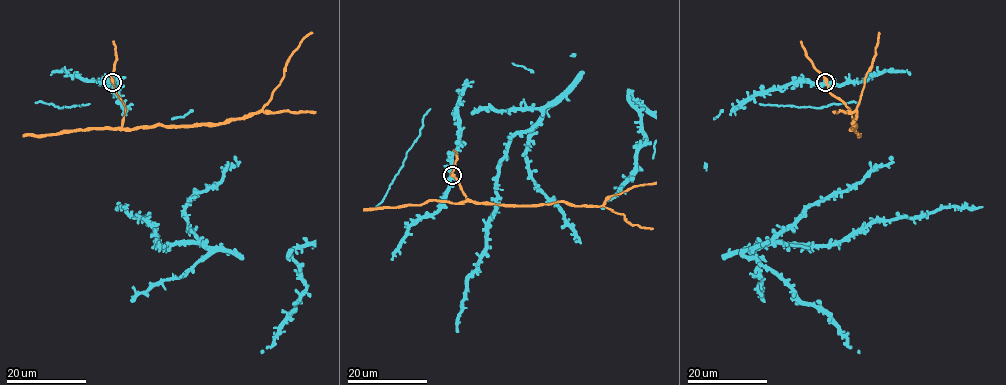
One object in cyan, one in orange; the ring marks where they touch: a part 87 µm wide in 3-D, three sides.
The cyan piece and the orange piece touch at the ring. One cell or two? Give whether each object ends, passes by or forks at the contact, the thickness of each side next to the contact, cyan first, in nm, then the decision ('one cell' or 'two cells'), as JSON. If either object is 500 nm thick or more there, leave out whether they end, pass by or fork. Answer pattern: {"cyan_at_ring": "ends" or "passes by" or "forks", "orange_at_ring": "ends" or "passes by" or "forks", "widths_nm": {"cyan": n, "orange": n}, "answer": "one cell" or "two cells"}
{"cyan_at_ring": "forks", "orange_at_ring": "passes by", "widths_nm": {"cyan": 400, "orange": 440}, "answer": "two cells"}

